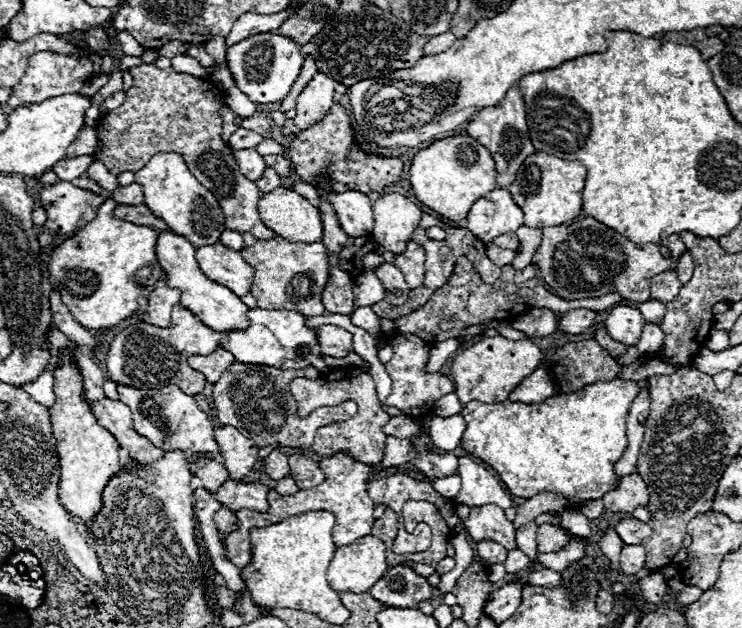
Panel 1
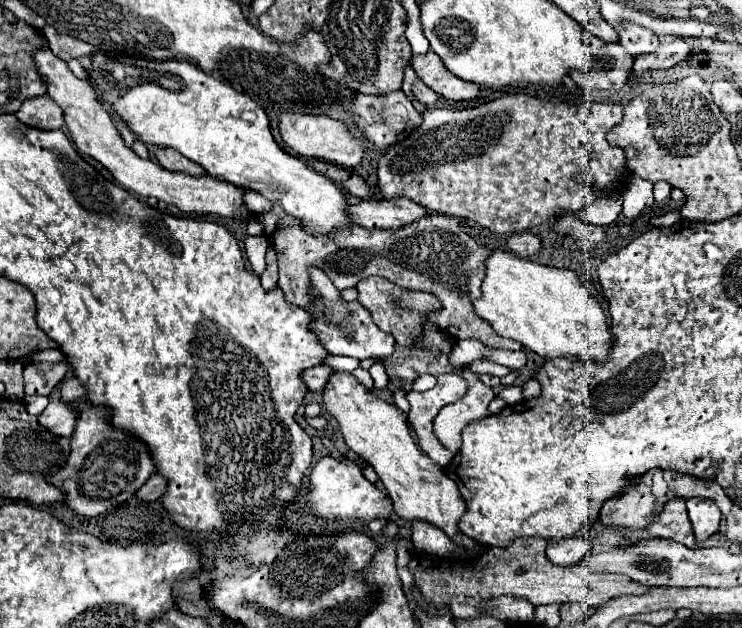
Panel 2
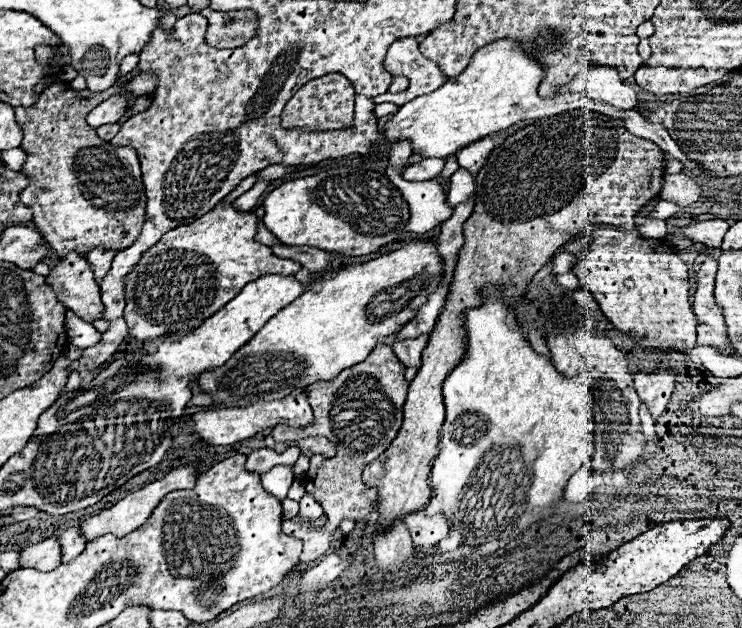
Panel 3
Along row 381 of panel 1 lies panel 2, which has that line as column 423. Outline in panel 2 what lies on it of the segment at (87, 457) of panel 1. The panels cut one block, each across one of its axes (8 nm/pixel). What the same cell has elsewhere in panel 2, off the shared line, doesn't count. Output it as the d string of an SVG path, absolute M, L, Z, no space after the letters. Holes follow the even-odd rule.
M434 52L412 56L412 66L418 78L446 100L474 100L480 94L478 84L458 80L458 76L446 72L446 66L442 64L442 60L438 60L438 56L434 56Z

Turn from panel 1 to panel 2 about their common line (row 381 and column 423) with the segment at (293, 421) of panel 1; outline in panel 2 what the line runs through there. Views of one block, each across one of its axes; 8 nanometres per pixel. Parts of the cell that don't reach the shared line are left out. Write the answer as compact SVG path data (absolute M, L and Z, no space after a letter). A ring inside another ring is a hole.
M274 204L272 210L264 214L256 214L256 220L262 224L264 236L278 252L278 286L282 288L286 300L298 304L300 308L314 300L314 292L310 292L308 284L310 264L322 268L322 272L330 276L330 280L340 292L356 286L362 278L382 276L404 290L424 290L436 296L442 308L440 312L430 312L428 320L434 320L440 328L448 330L448 334L452 334L456 340L476 338L488 348L522 350L522 344L498 336L494 328L486 324L486 320L474 314L472 302L480 296L480 284L484 278L482 260L490 252L484 246L480 246L474 238L470 238L460 228L460 220L454 216L432 214L398 230L366 230L362 226L352 226L346 228L346 232L336 232L332 236L318 238L302 232L298 220L288 216L280 204Z

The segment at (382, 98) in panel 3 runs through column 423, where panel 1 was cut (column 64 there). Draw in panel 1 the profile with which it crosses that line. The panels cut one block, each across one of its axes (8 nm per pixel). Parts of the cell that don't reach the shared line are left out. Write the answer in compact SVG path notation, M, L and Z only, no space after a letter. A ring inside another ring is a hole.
M38 52L34 56L30 56L28 68L26 68L20 84L16 84L8 104L12 108L18 108L24 104L40 104L52 96L64 96L64 94L80 92L92 80L92 74L94 74L94 66L88 60L88 56L78 58L74 54L62 56L56 52Z

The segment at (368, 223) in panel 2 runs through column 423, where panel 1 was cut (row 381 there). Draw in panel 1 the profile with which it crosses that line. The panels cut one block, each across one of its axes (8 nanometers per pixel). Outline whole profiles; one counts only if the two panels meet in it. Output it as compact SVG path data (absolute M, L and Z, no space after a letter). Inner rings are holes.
M216 348L216 352L212 352L208 356L190 356L188 364L194 370L202 372L204 378L206 378L206 382L216 384L220 380L220 376L228 370L228 366L234 364L234 358L232 358L230 352L226 352L222 348Z

